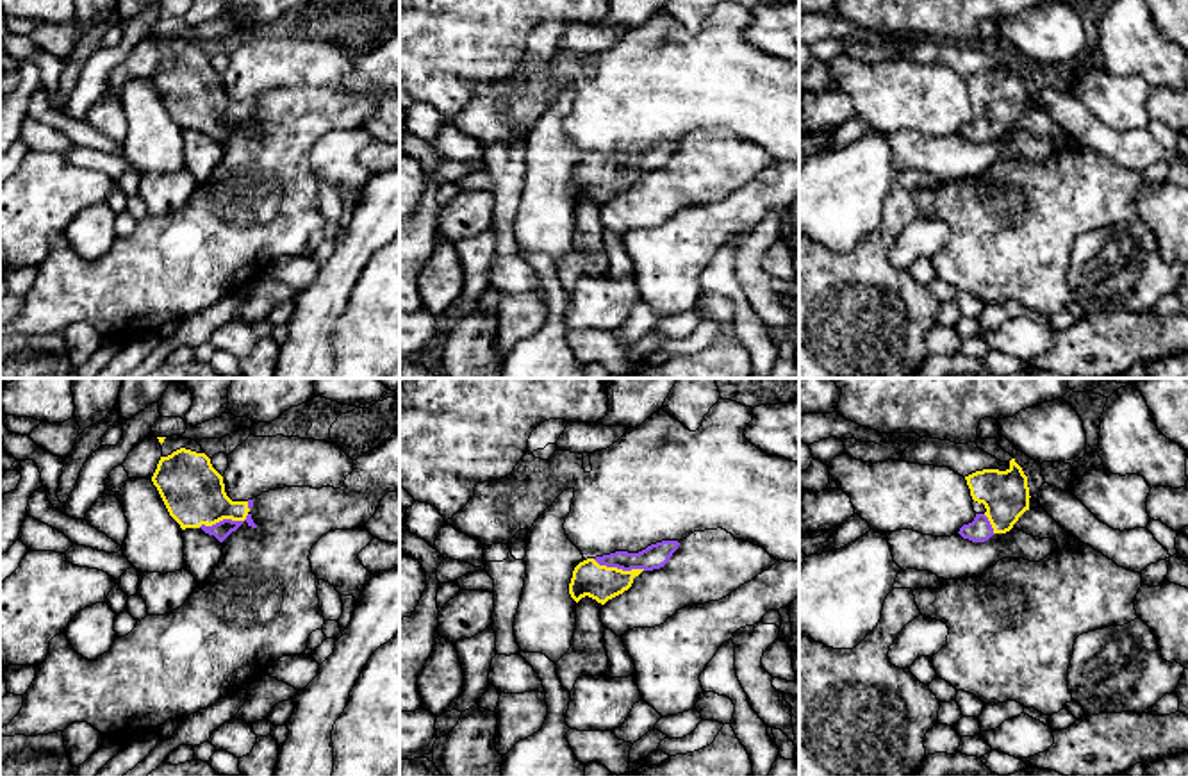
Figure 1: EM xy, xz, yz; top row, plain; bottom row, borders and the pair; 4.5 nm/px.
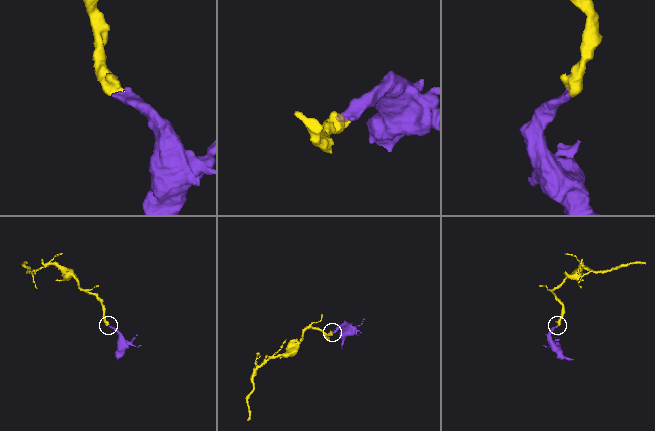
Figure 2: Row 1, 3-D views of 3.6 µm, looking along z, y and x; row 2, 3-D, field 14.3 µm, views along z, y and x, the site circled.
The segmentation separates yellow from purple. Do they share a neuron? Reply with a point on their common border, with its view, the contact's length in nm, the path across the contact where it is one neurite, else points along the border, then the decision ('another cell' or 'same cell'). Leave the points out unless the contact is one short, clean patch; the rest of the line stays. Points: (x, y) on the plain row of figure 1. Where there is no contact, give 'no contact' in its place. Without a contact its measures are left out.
xy (223, 118) | 240 nm | across xy (193, 91), (223, 118), (223, 129) | same cell

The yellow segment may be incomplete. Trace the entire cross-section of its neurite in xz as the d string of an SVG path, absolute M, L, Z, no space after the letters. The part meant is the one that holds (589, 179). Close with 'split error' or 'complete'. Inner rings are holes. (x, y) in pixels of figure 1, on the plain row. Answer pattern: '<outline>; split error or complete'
M662 141L639 153L615 152L587 159L574 168L569 194L576 203L589 196L605 205L628 191L642 171L664 168L678 146L678 141Z; split error

